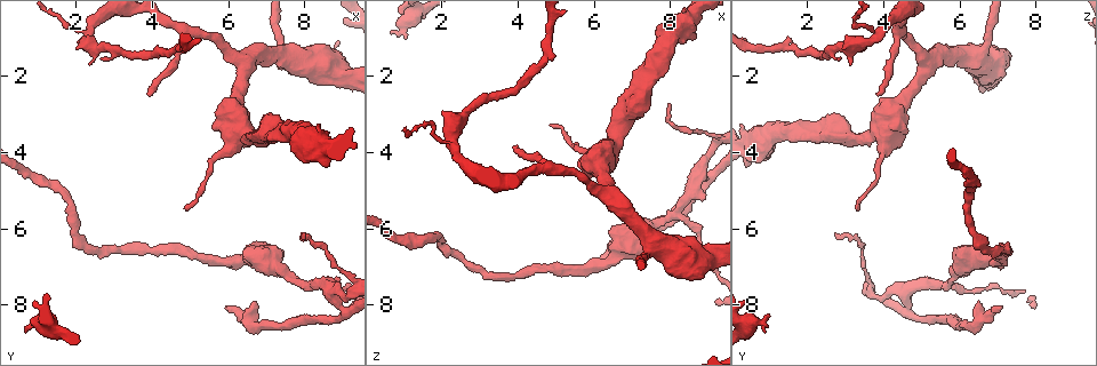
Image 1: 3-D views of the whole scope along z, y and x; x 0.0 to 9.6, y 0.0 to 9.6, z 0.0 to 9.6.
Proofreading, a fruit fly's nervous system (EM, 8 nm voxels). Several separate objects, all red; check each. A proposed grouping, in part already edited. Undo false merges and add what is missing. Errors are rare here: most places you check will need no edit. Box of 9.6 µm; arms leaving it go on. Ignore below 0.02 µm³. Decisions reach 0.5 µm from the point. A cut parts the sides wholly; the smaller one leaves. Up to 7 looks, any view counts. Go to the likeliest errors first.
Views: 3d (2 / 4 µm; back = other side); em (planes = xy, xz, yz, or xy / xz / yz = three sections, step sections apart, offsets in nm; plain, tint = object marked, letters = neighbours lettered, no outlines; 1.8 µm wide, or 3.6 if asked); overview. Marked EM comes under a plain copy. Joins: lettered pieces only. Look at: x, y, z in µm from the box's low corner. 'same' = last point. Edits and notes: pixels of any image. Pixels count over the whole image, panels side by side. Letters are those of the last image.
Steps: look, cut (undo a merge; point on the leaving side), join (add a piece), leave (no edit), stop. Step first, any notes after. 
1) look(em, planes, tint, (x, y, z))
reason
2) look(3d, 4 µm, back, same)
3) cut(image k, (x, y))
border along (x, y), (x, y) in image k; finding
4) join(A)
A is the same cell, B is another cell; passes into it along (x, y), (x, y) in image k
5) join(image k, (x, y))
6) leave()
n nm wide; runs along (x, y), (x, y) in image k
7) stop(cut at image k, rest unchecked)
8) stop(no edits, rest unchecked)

look(3d, 4 µm, (0.65, 8.65, 0.85))
branch stops here

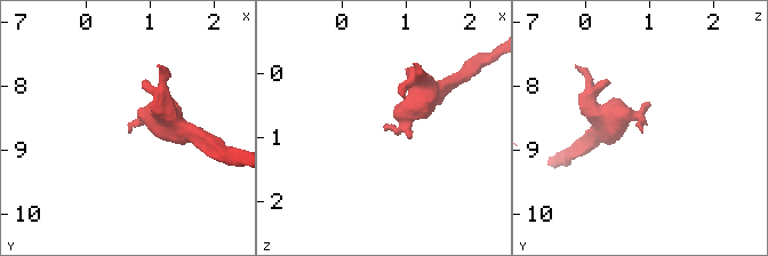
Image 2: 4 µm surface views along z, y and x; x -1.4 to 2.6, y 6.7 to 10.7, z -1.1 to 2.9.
look(em, yz, step 4, tint, (0.65, 8.70, 0.85))
need the tissue

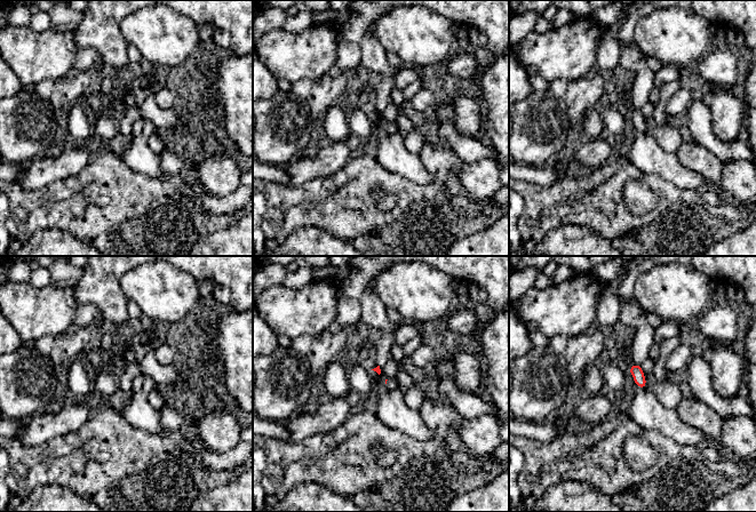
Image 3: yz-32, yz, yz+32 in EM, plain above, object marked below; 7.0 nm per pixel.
look(em, planes, letters, same)
another direction

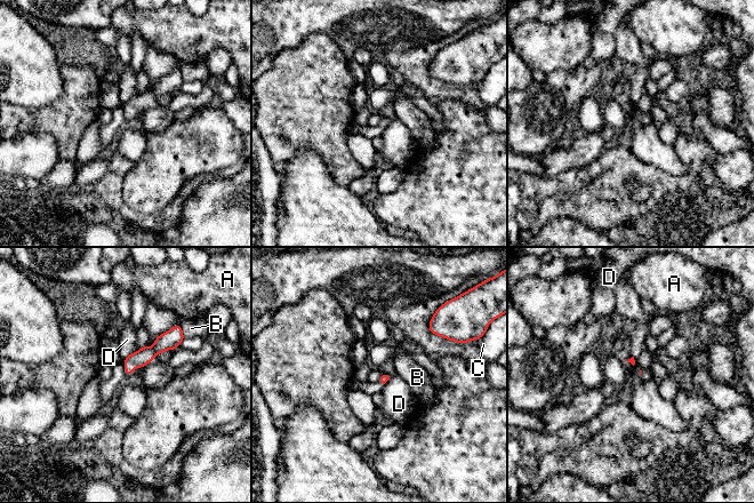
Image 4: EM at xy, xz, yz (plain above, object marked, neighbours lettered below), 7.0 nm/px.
leave()
A, B, C and D are other cells; border along (143, 344), (139, 349), (125, 356) in image 4; none of them fits

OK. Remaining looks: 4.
look(em, planes, letters, (2.35, 0.85, 3.85))
thin arm on a thick one

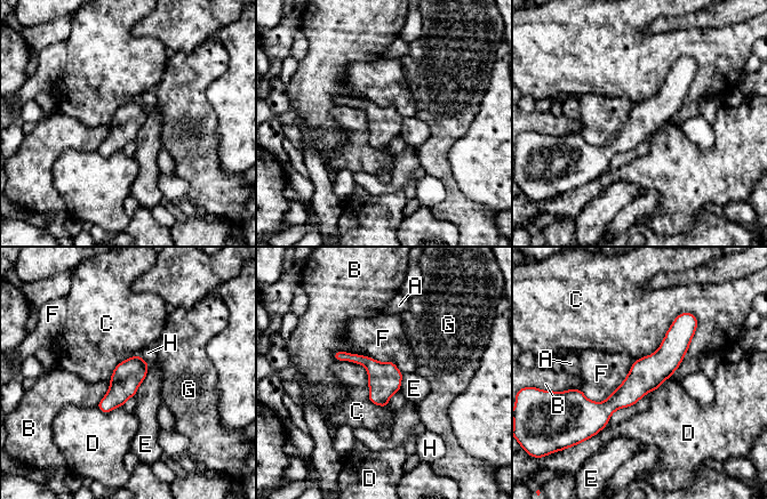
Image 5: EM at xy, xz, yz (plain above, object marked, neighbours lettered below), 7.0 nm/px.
leave()
A, B, C, D, E, F, G and H are other cells; runs along (692, 330), (608, 407), (574, 392) in image 5; one neuron here

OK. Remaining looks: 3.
look(3d, 4 µm, back, (5.95, 8.10, 7.05))
end of a long branch

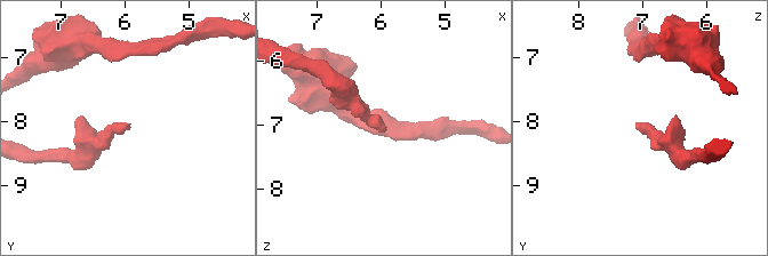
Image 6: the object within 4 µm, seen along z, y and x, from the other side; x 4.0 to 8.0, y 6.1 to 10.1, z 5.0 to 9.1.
look(em, planes, letters, (5.95, 8.00, 7.10))
need the tissue

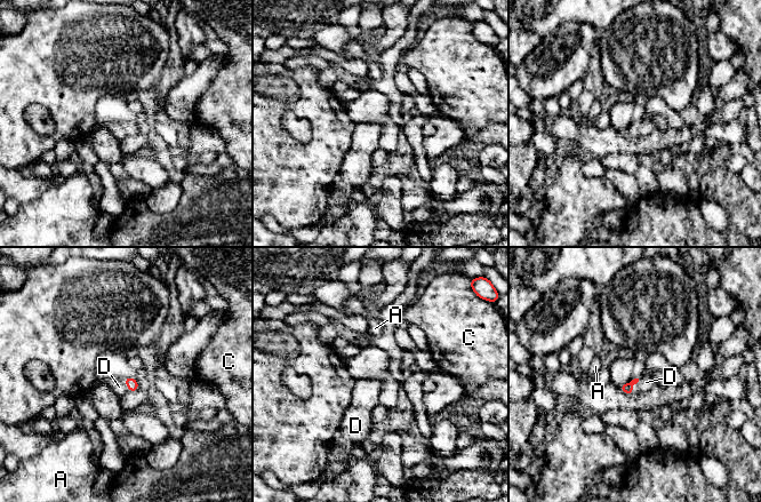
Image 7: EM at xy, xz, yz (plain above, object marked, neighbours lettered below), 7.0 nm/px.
join(D)
D is the same cell, A and C are other cells; passes into it along (625, 388), (633, 384), (646, 382) in image 7; the neuron continues

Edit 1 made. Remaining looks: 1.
stop(join at image 7, rest unchecked)

